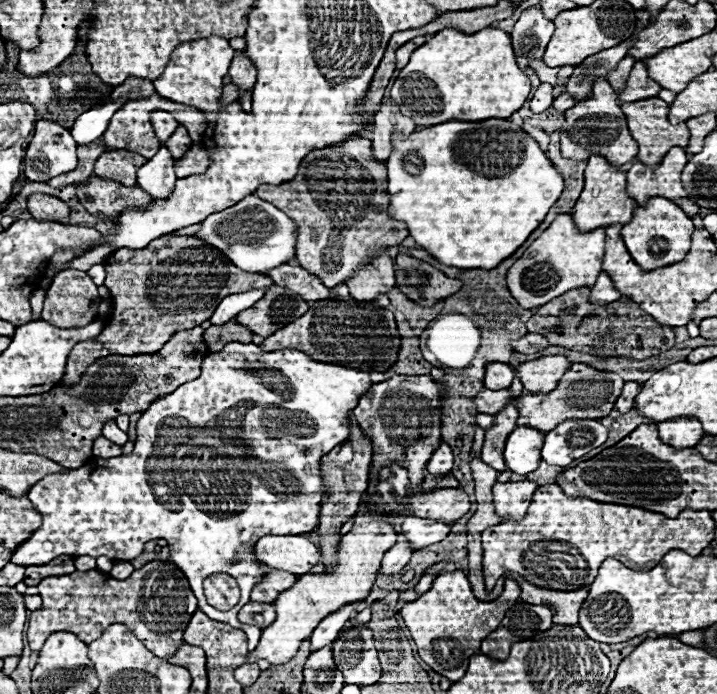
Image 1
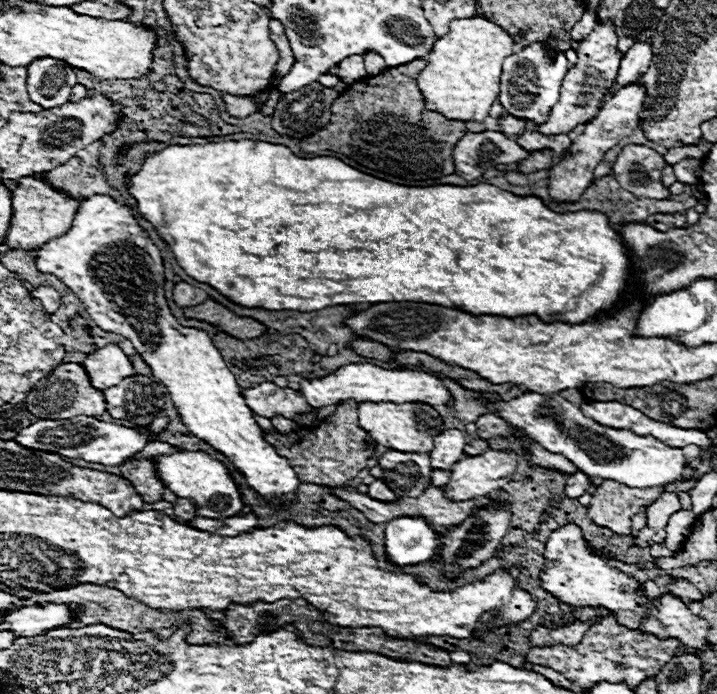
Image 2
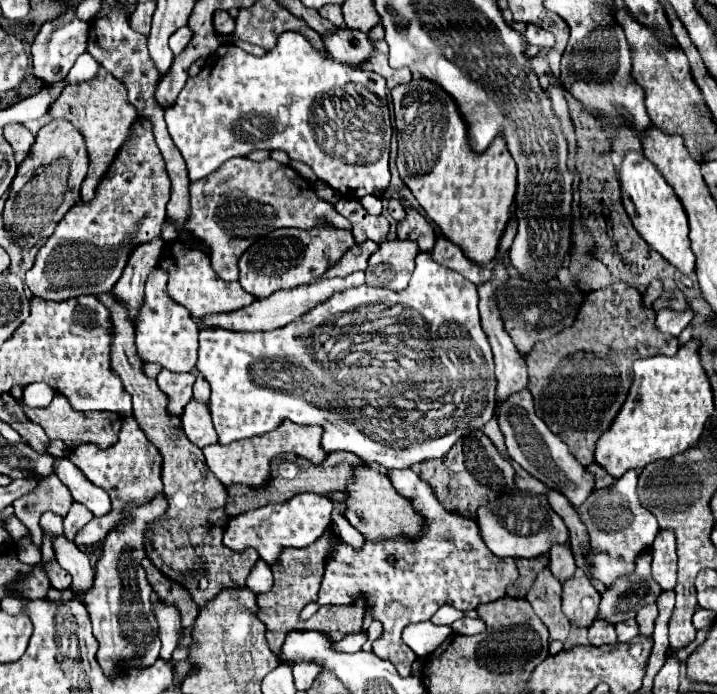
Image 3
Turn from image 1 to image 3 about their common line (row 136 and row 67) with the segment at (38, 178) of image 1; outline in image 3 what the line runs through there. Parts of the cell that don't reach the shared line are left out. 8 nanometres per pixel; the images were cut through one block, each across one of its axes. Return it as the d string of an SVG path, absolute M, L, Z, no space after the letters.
M68 6L66 12L62 12L56 20L46 22L40 28L40 32L36 34L36 38L32 42L32 50L30 50L30 54L32 54L32 76L42 80L44 88L66 80L76 58L86 52L86 46L88 46L88 22L84 22L76 16L74 6Z

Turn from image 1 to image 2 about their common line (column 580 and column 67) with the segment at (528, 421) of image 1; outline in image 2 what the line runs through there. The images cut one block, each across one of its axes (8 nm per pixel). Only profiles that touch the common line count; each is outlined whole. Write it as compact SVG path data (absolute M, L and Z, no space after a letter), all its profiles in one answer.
M60 364L48 378L42 378L26 396L26 408L32 416L38 418L56 418L68 420L74 416L102 416L106 414L104 392L90 384L90 378L82 364Z

